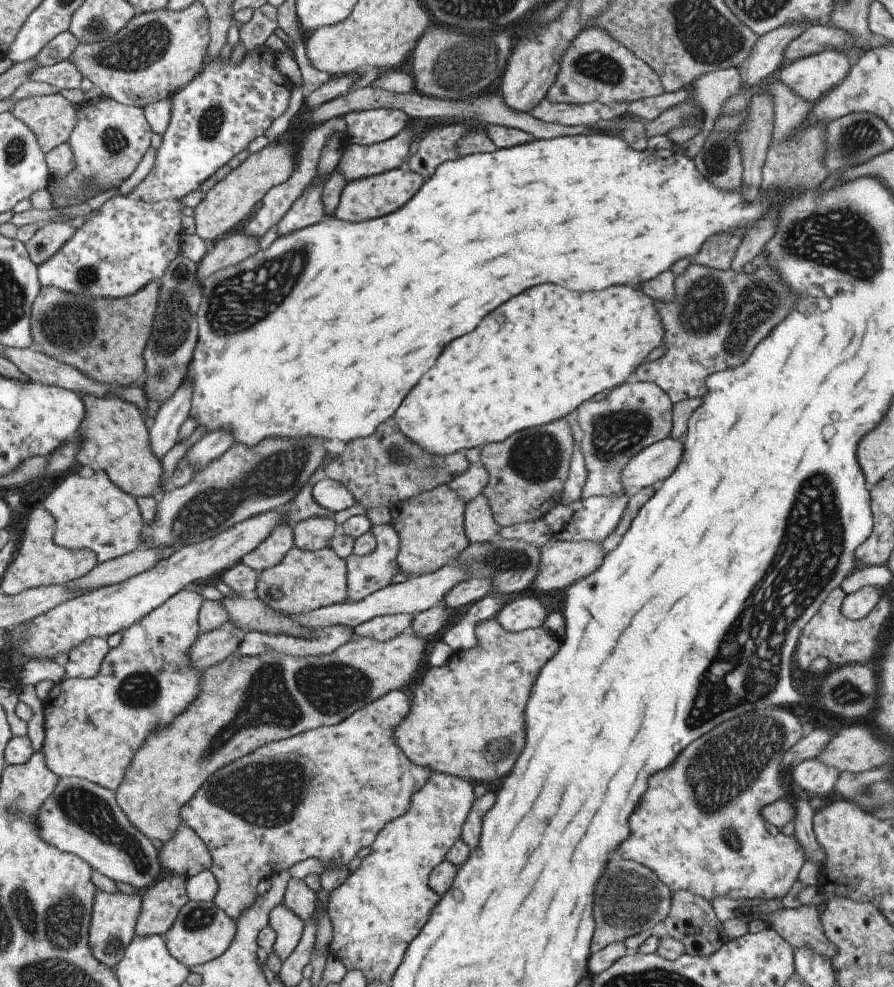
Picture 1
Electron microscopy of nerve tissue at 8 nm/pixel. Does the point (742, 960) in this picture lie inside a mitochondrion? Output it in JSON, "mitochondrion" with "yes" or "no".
{"mitochondrion":"no"}

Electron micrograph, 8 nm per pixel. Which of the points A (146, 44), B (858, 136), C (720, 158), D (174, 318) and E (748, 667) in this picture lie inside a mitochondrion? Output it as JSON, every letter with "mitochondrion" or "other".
{"A":"mitochondrion","B":"mitochondrion","C":"mitochondrion","D":"mitochondrion","E":"mitochondrion"}

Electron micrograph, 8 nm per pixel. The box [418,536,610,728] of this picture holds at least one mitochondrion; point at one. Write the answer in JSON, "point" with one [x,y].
{"point":[493,557]}

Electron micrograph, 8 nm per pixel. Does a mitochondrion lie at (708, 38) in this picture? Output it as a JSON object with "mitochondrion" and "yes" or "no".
{"mitochondrion":"yes"}

